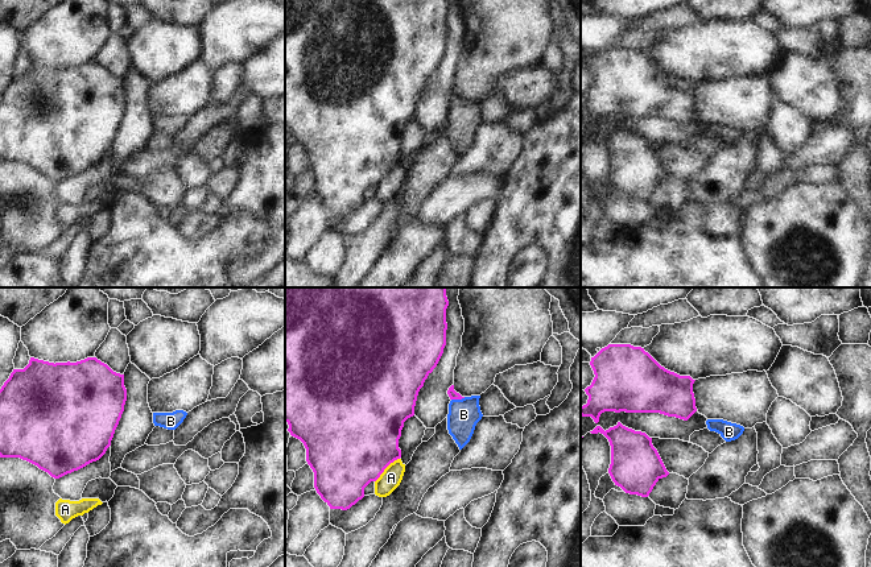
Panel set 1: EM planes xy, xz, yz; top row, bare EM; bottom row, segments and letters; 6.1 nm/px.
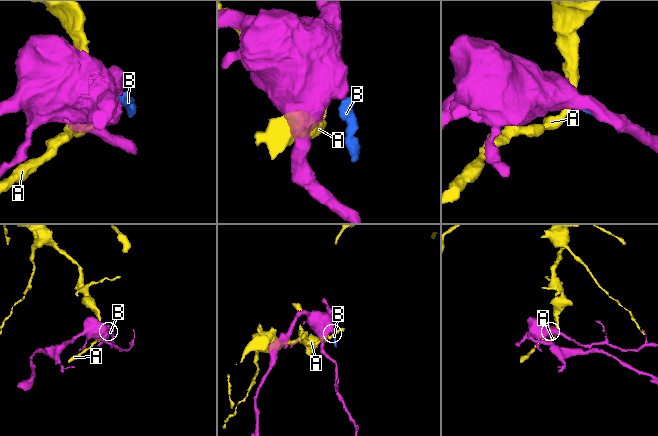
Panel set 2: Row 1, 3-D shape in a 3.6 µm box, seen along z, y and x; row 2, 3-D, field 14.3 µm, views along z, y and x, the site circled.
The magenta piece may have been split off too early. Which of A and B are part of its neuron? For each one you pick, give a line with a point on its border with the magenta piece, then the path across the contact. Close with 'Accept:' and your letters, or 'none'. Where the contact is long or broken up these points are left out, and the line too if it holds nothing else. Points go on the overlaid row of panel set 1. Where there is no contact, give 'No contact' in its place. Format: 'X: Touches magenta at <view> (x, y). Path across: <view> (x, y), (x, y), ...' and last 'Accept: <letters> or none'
B: Touches magenta at xz (458, 398). Path across: xz (453, 394), (458, 398), (458, 405), (463, 414)
Accept: B

